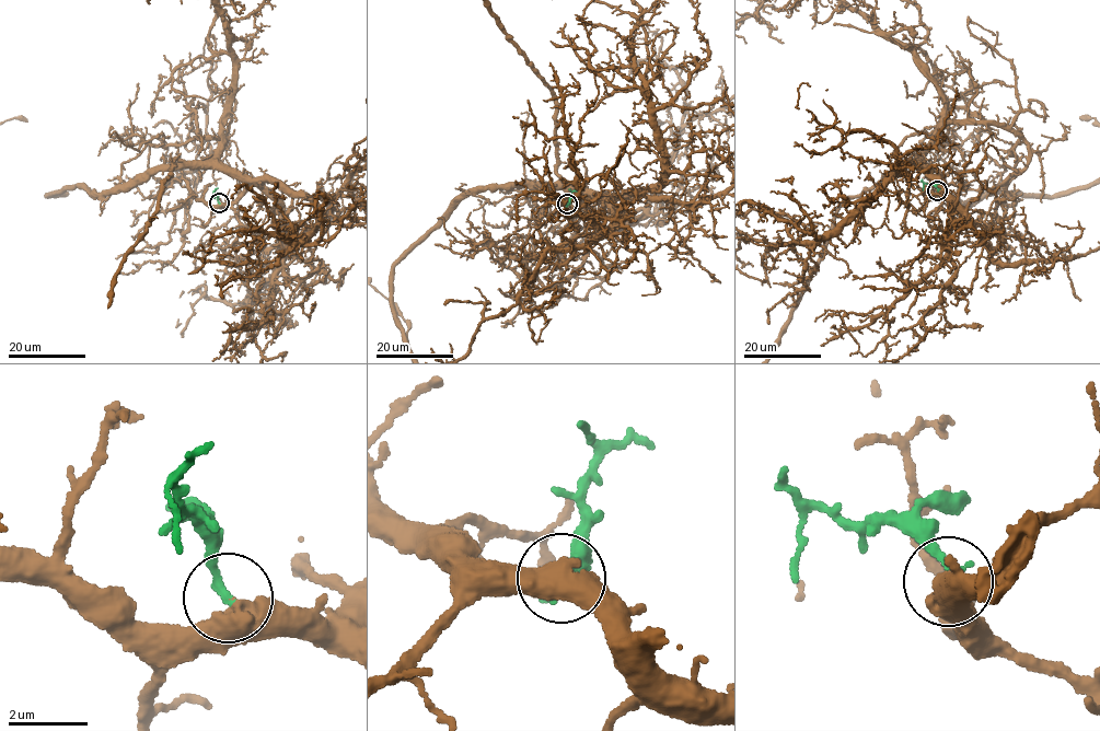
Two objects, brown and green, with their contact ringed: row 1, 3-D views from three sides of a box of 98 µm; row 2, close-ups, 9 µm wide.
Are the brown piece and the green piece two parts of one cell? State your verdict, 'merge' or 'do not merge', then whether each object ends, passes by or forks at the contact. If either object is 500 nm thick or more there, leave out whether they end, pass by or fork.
merge

